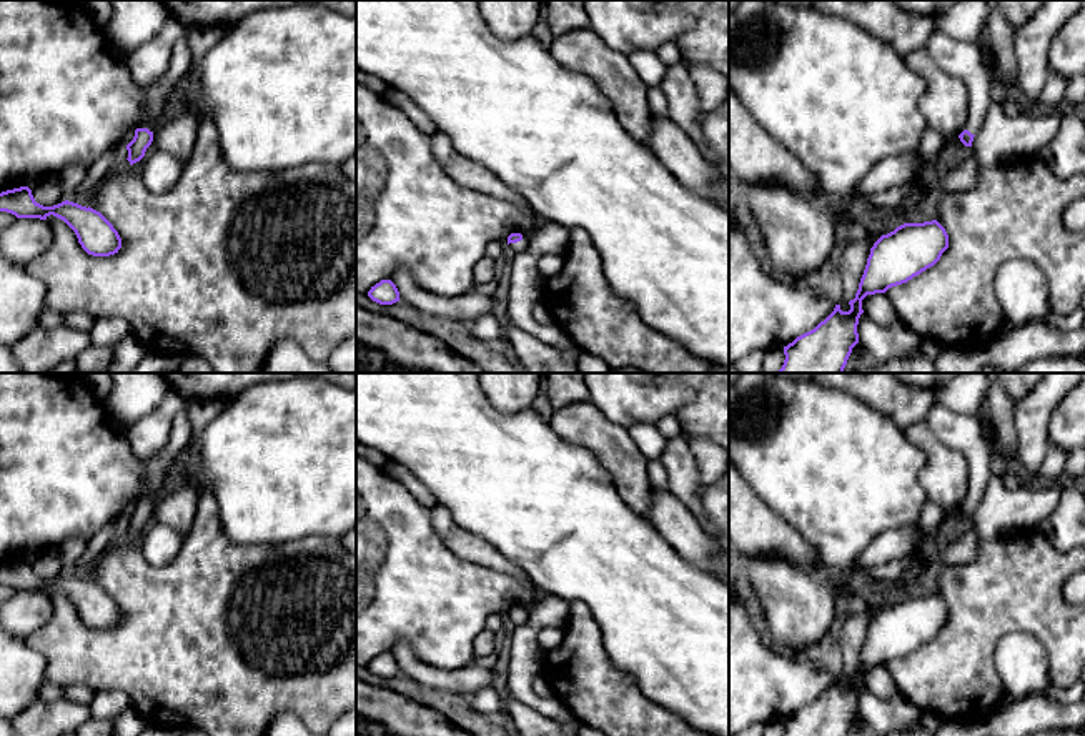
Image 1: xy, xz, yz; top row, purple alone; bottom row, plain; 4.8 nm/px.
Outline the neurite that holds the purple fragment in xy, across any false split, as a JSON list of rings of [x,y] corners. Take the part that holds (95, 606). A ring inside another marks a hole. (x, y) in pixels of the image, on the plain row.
[[[28,559],[2,564],[0,584],[12,586],[17,591],[40,593],[53,588],[75,604],[82,621],[93,629],[110,629],[121,621],[118,604],[100,584],[68,573],[53,579],[43,579],[35,574]]]

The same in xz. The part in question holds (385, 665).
[[[381,653],[371,659],[368,669],[379,678],[393,678],[399,674],[399,664],[391,653]]]

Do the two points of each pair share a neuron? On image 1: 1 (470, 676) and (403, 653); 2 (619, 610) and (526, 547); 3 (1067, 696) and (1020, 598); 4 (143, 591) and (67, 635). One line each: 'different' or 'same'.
1: same
2: same
3: different
4: same

